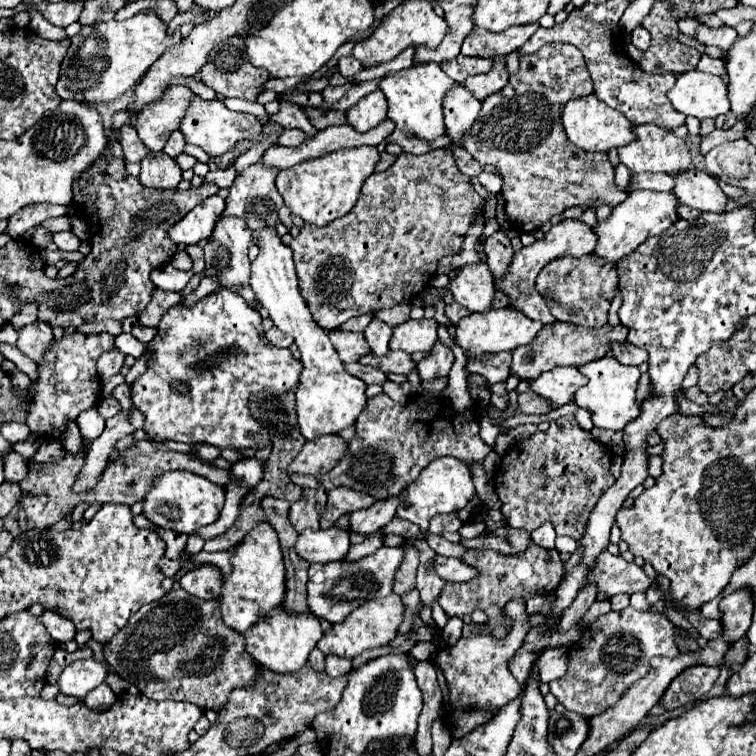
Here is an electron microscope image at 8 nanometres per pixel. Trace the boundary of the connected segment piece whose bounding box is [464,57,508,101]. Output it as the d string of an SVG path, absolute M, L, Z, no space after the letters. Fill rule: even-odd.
M492 57L492 61L496 61L496 65L492 65L492 69L488 73L480 73L476 77L468 77L468 81L464 81L466 89L478 97L480 101L500 89L504 89L504 85L508 83L508 71L506 71L506 61L504 57Z

